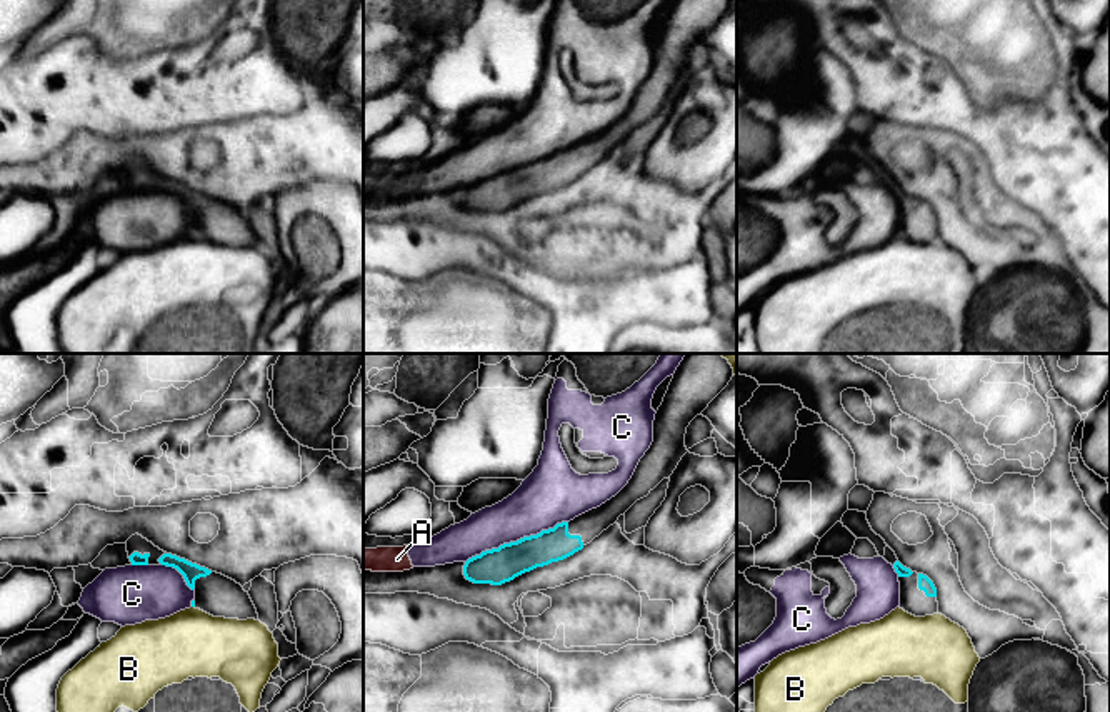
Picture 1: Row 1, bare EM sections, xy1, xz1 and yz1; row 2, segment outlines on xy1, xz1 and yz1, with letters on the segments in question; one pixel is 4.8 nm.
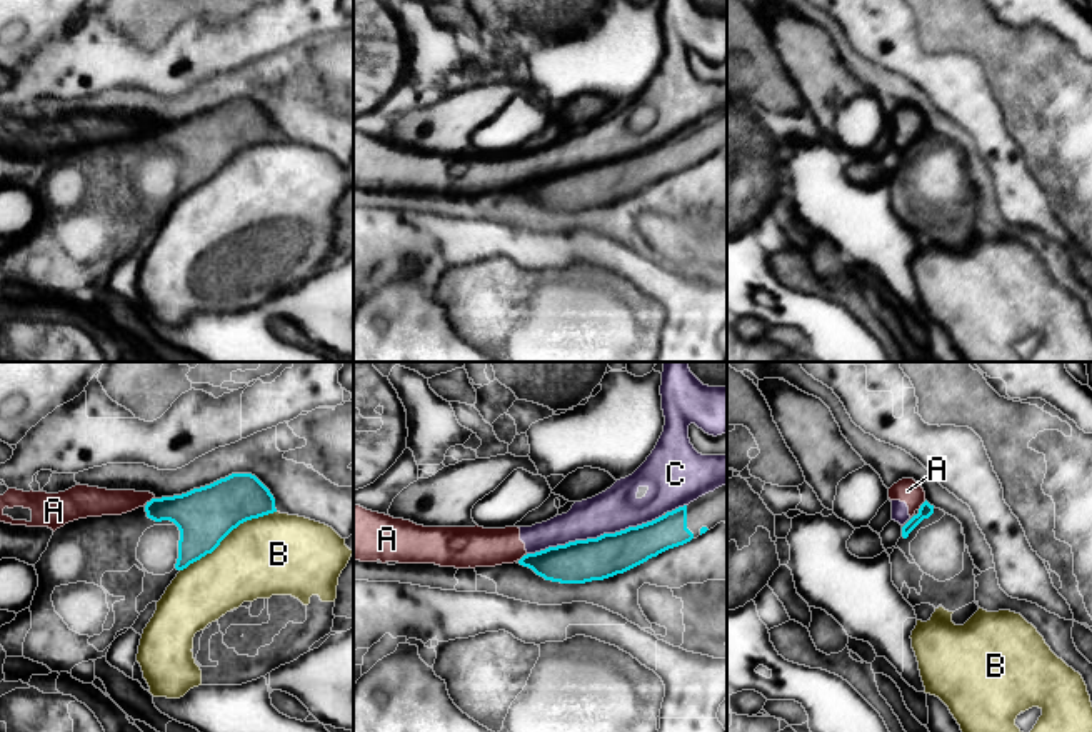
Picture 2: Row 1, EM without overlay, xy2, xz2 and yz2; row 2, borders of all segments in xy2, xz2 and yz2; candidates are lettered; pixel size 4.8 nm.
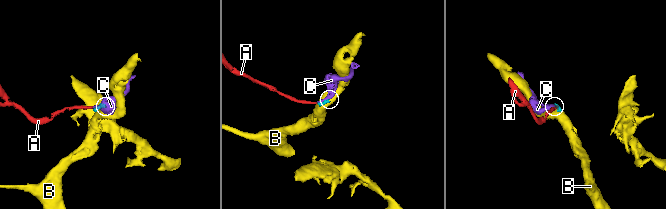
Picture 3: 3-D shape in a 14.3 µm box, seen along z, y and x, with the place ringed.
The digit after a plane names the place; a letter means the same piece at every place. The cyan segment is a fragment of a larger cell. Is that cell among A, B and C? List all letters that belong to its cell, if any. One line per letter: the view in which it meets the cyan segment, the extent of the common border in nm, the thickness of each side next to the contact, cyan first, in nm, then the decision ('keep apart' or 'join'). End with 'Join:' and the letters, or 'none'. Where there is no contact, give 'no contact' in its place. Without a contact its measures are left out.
A: xy2 | 60 nm | 240/140 nm | keep apart
B: xy2 | 550 nm | 280/380 nm | keep apart
C: xz2 | 700 nm | 200/200 nm | keep apart
Join: none

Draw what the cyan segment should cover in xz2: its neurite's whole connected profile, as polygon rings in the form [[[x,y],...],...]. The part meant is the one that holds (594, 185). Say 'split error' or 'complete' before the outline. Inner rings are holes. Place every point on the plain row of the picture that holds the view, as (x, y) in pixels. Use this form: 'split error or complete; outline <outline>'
split error; outline [[[727,110],[652,148],[527,180],[518,190],[560,210],[604,207],[684,172],[725,147]]]

